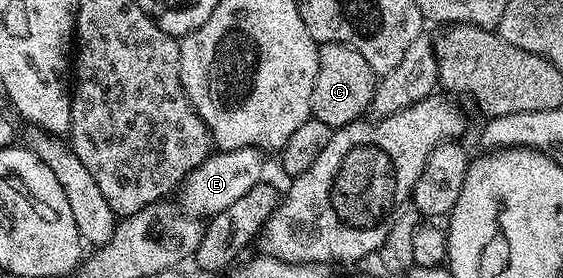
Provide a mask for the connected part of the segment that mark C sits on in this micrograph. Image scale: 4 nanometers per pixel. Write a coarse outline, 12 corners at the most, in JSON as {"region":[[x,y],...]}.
{"region":[[344,43],[318,47],[310,115],[365,118],[378,77]]}

